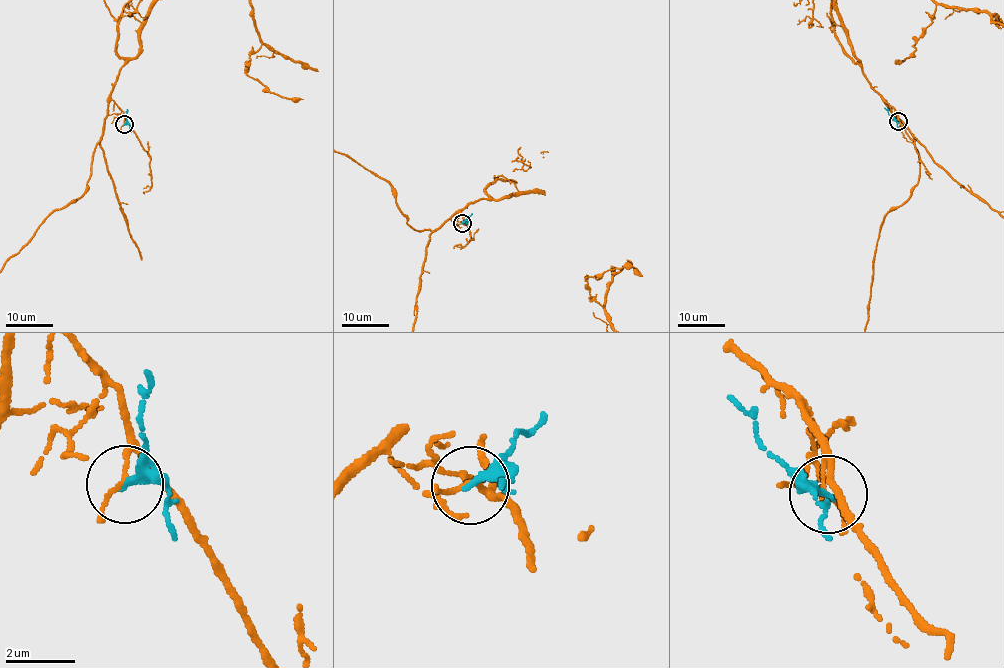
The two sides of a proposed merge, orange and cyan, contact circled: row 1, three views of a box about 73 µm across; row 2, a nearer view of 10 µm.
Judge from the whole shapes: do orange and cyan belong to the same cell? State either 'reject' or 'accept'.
reject

